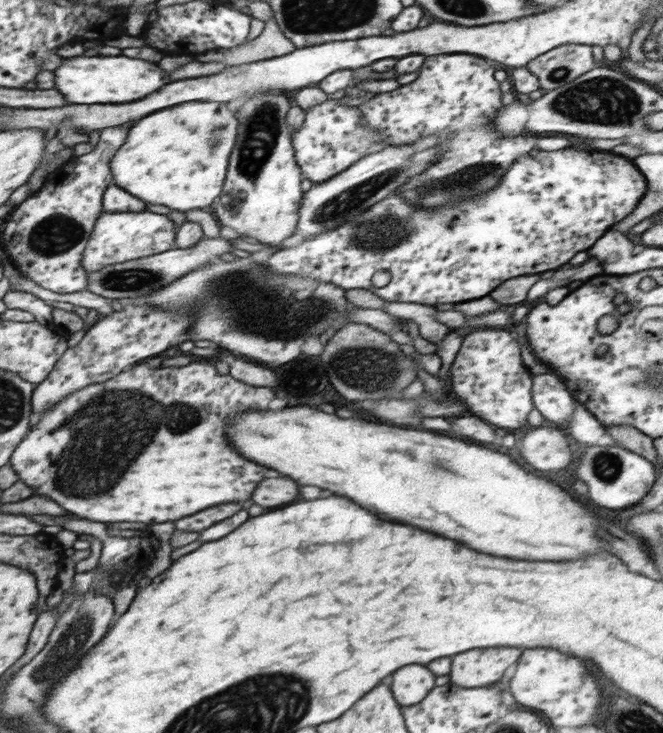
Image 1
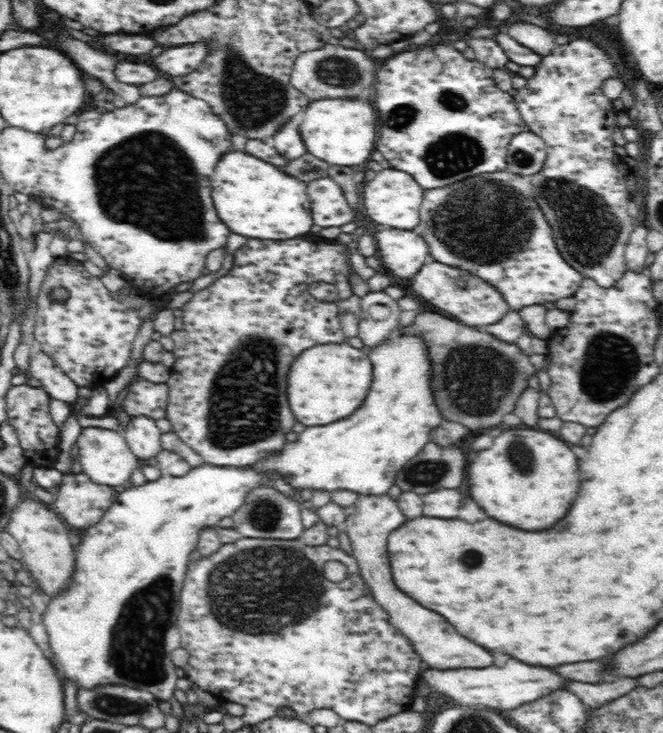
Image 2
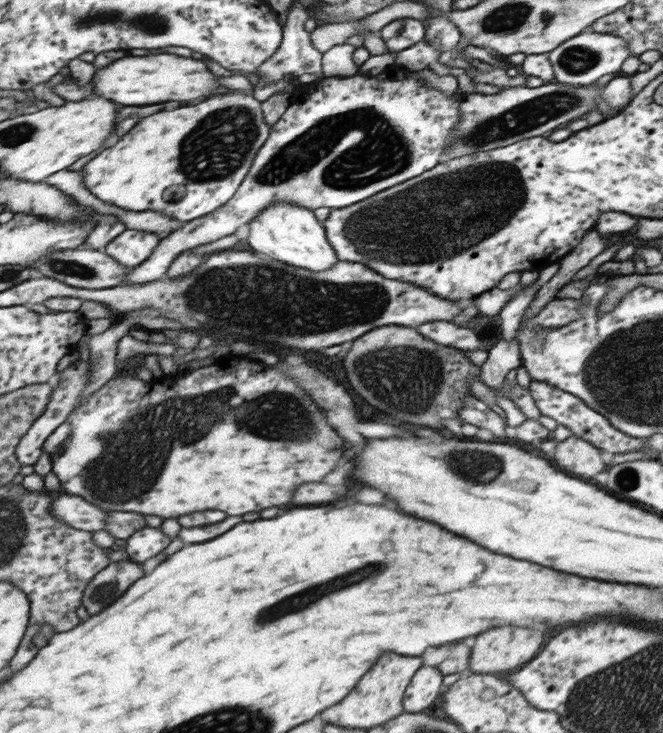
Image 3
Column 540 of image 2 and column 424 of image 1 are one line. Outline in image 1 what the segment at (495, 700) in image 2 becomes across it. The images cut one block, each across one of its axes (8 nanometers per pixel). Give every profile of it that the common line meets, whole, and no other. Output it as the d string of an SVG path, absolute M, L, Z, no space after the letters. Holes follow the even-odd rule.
M402 666L392 678L392 691L403 706L418 704L434 688L434 673L424 666Z

